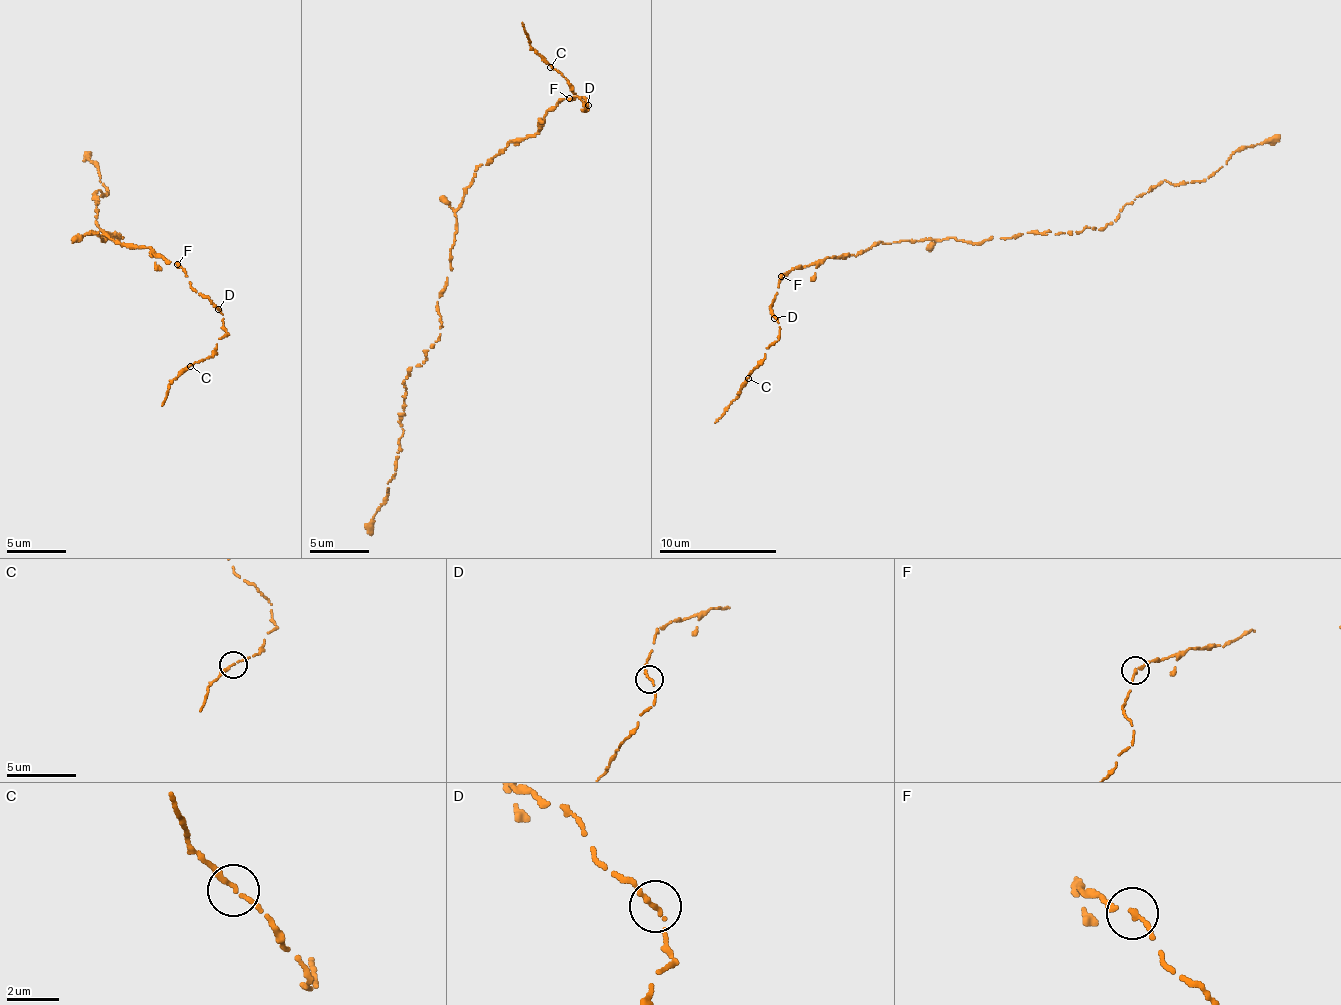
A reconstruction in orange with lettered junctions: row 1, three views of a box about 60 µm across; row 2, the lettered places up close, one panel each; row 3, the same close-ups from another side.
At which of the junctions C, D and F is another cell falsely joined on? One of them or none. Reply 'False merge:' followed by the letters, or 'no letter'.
False merge: no letter

